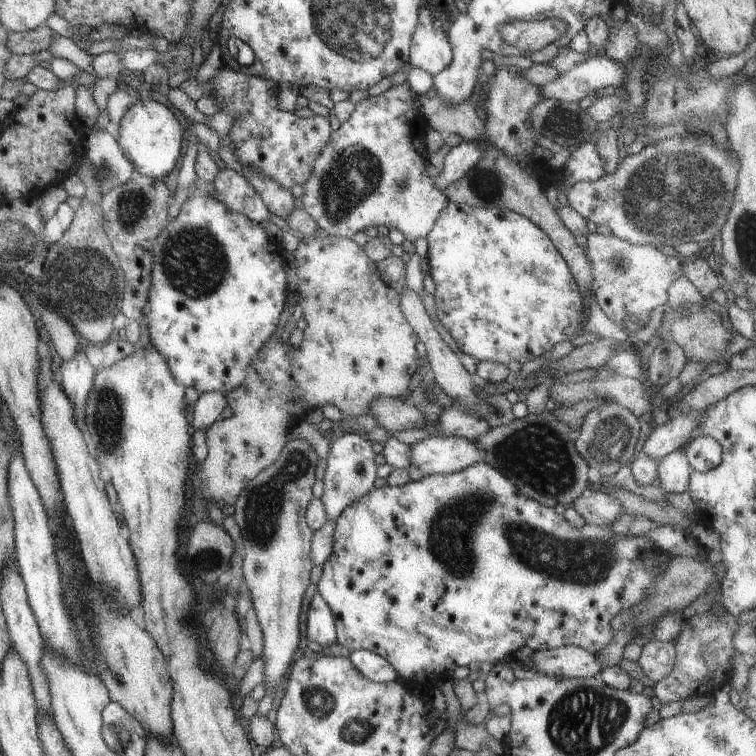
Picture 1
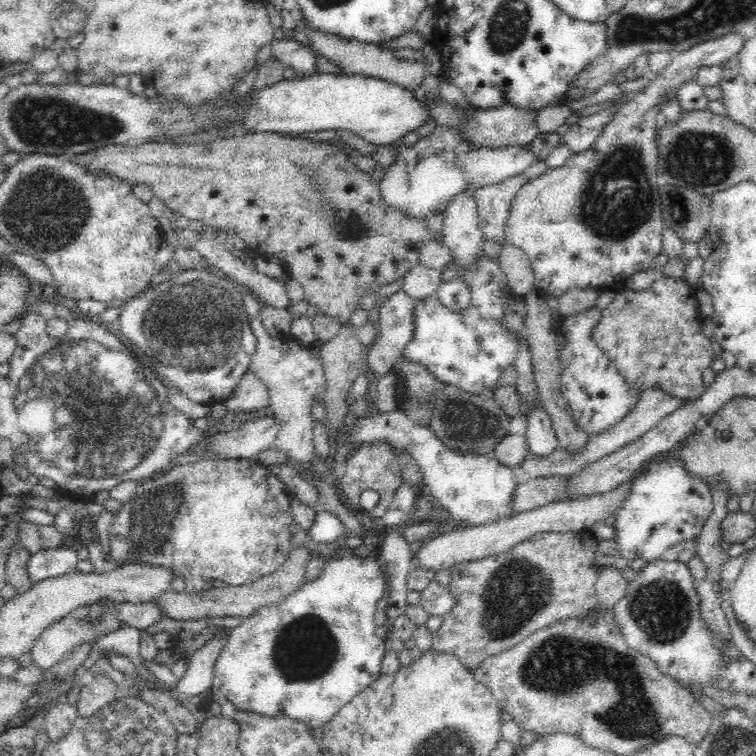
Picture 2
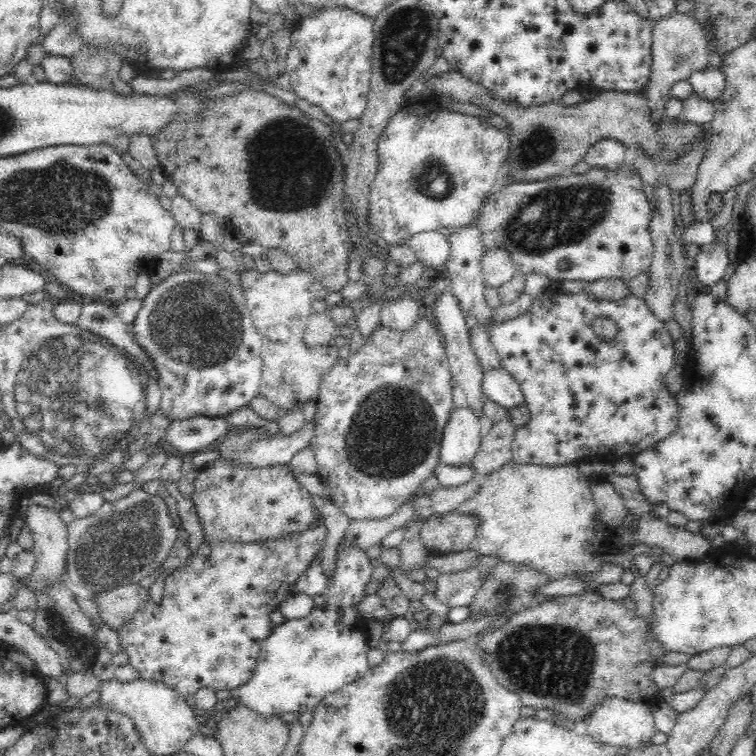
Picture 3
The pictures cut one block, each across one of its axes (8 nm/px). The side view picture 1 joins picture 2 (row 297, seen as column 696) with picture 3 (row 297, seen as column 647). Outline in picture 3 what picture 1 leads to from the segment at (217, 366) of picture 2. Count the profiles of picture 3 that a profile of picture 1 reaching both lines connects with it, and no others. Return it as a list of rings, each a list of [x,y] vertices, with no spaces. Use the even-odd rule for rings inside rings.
[[[200,271],[170,273],[142,299],[129,329],[135,341],[152,356],[161,377],[161,410],[170,419],[223,417],[248,406],[259,394],[263,374],[263,338],[248,314],[243,290],[233,287],[221,275],[207,275]]]

